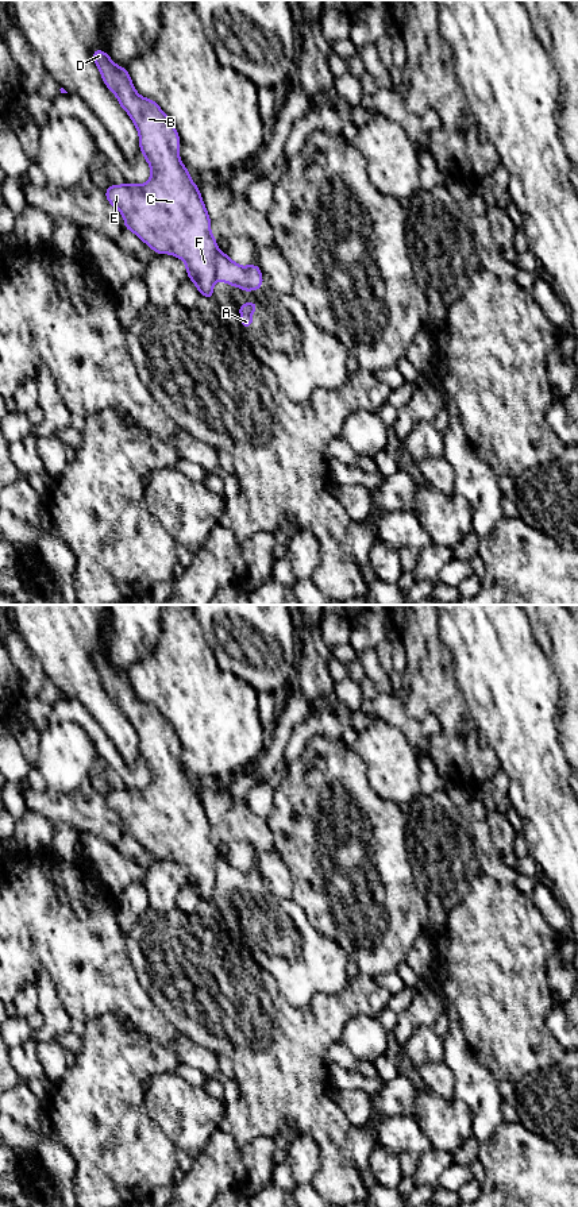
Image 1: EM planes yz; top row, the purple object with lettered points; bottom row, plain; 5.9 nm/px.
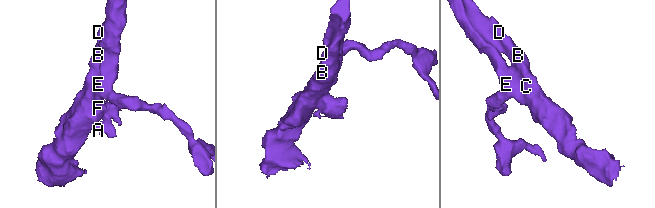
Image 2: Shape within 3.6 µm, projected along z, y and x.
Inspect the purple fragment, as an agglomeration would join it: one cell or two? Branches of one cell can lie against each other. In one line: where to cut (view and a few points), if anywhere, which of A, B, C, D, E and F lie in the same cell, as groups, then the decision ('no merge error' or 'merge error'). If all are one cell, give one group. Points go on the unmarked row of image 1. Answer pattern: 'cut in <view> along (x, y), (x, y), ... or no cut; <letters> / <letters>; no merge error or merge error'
cut in yz along (219, 856), (215, 884); A / B C D E F; merge error

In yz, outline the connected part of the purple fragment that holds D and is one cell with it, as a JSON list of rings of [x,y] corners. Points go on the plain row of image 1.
[[[93,655],[104,689],[117,702],[120,712],[130,720],[139,739],[140,757],[151,772],[150,784],[143,788],[111,790],[105,795],[109,809],[123,820],[126,834],[132,836],[158,860],[172,859],[185,867],[188,883],[201,901],[213,903],[216,886],[216,844],[211,837],[211,824],[185,770],[180,766],[180,741],[169,721],[150,703],[142,702],[126,672],[117,671],[103,655]]]

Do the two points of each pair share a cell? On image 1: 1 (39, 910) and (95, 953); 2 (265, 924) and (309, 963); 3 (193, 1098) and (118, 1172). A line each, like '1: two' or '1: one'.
1: one
2: one
3: two

